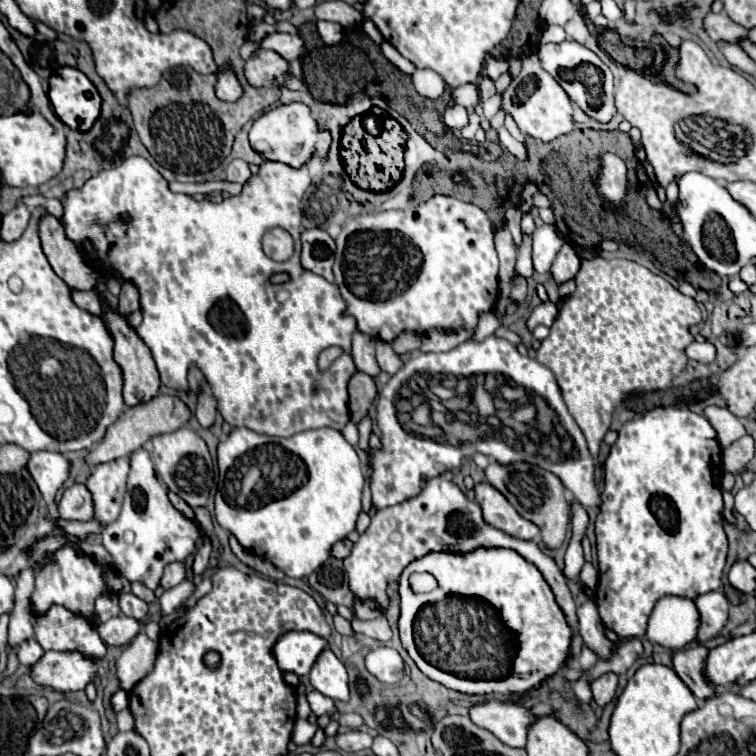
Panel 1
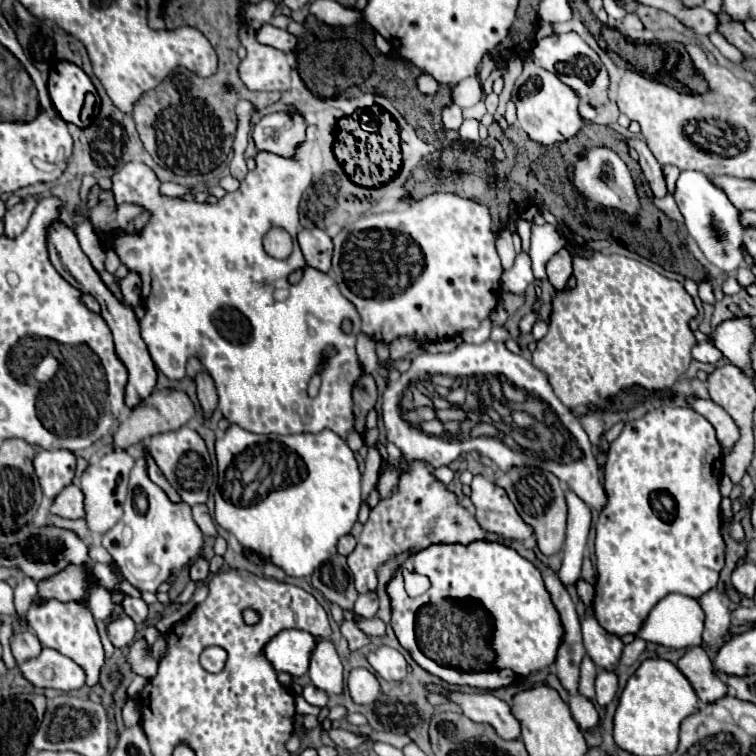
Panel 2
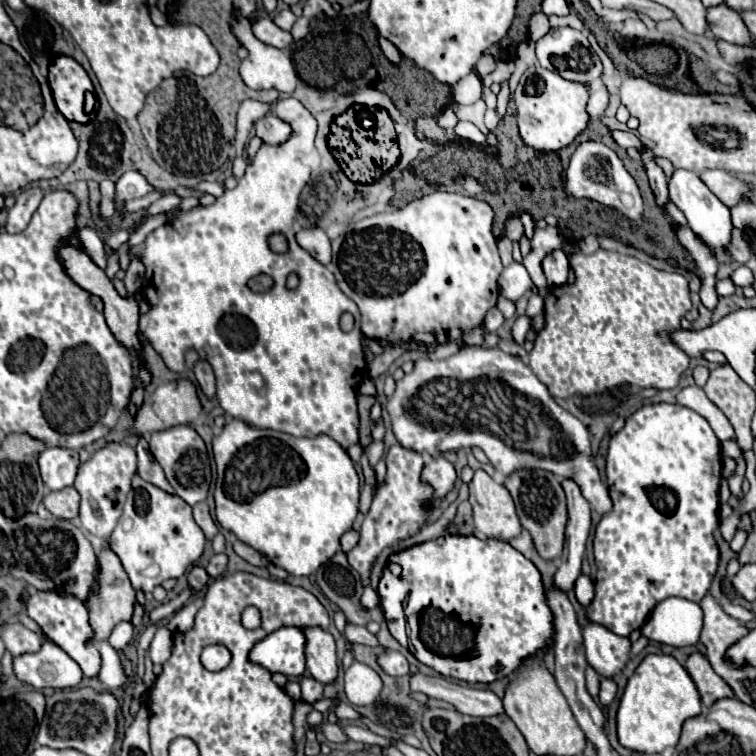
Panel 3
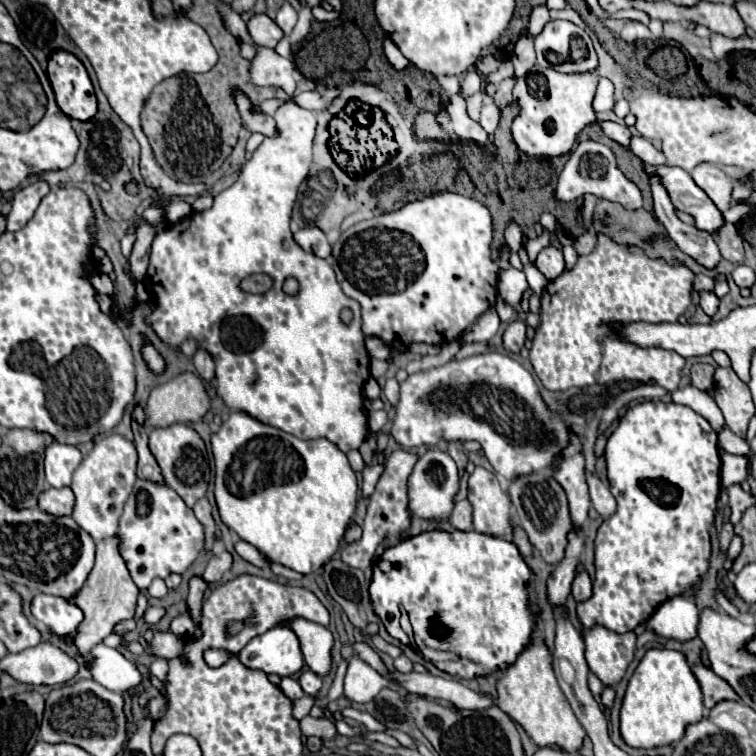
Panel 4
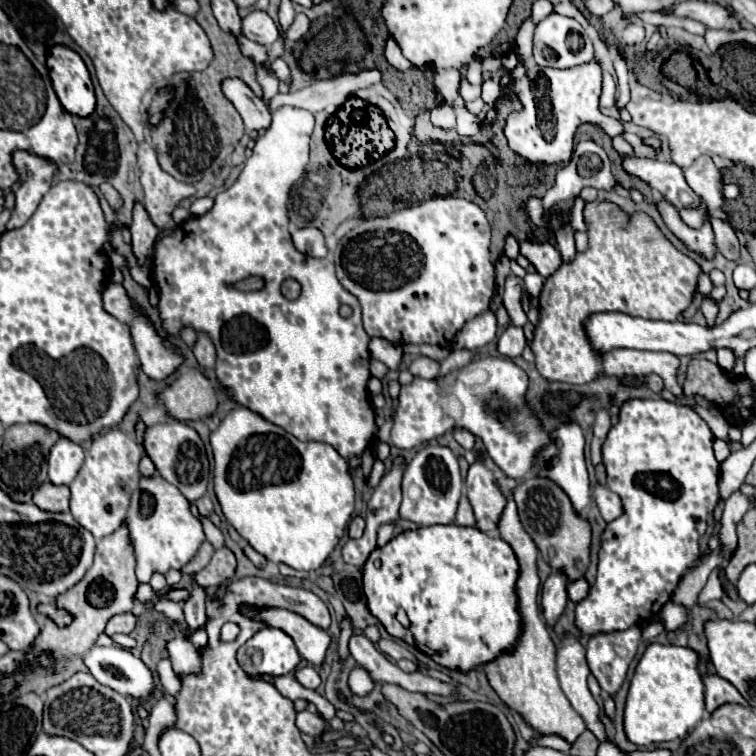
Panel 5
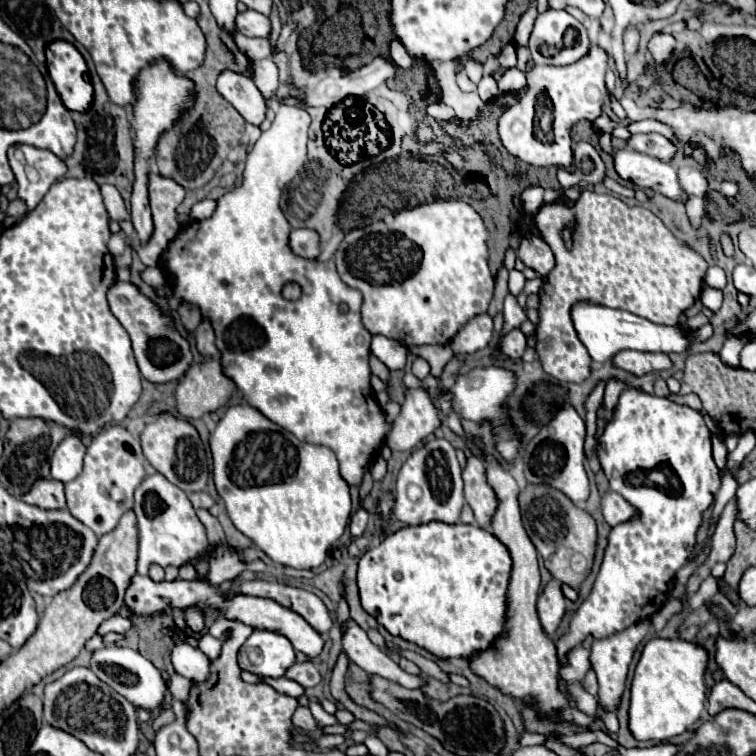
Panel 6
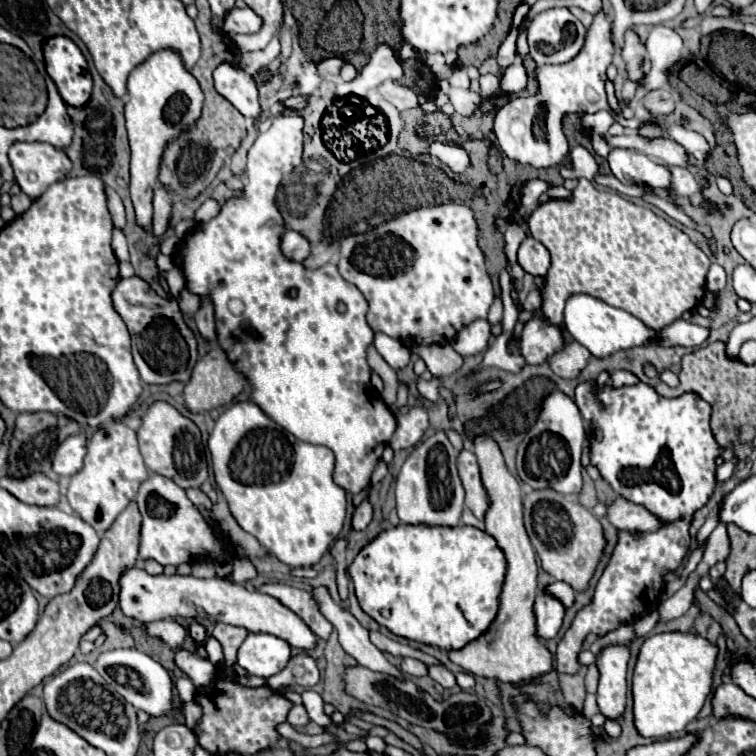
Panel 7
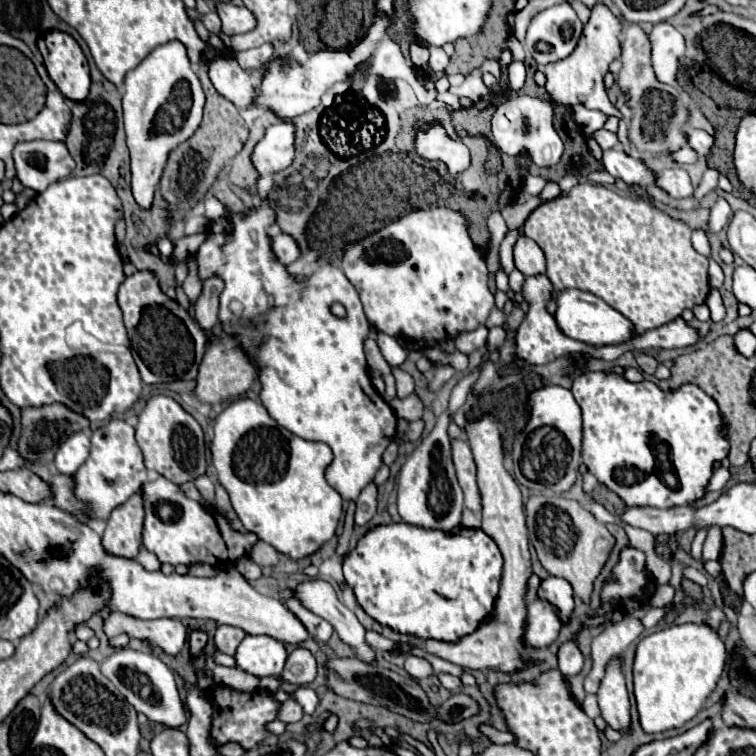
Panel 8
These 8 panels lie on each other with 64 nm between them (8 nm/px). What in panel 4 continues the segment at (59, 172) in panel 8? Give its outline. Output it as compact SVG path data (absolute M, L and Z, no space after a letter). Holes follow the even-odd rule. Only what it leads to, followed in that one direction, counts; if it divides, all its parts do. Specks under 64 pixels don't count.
M34 182L34 184L28 184L22 190L18 190L12 200L12 210L6 218L6 222L8 222L6 230L16 232L16 230L24 228L28 224L28 220L34 216L40 200L48 194L48 190L50 188L46 182Z

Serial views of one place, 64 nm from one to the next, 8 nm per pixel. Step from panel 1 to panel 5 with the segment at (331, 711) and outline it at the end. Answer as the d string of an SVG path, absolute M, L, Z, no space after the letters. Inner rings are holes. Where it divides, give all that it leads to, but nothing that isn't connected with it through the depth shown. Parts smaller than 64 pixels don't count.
M300 666L298 670L296 670L296 680L304 686L304 688L310 688L310 690L316 690L318 686L320 686L320 676L318 676L318 672L312 668L312 666Z

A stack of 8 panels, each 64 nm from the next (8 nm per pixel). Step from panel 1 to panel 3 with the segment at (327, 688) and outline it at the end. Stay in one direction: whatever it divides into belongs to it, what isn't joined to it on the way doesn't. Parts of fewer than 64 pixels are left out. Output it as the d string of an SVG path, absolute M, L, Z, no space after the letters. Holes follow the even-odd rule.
M306 628L306 666L314 680L320 684L332 684L338 678L338 656L336 644L330 632L322 628Z

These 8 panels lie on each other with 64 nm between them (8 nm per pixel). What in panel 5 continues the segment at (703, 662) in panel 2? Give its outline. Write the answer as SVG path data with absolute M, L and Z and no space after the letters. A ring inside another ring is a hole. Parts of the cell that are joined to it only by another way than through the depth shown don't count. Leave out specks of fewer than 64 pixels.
M704 674L704 696L706 696L706 710L714 712L718 706L734 702L746 706L746 700L740 696L740 692L718 674Z

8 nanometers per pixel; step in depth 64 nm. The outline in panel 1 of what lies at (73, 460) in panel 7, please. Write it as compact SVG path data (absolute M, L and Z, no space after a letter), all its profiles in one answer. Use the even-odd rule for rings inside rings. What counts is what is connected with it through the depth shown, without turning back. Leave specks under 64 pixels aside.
M34 452L28 460L28 472L32 474L34 482L38 484L46 504L48 504L49 517L57 520L60 516L55 503L56 490L68 478L68 462L58 452Z

